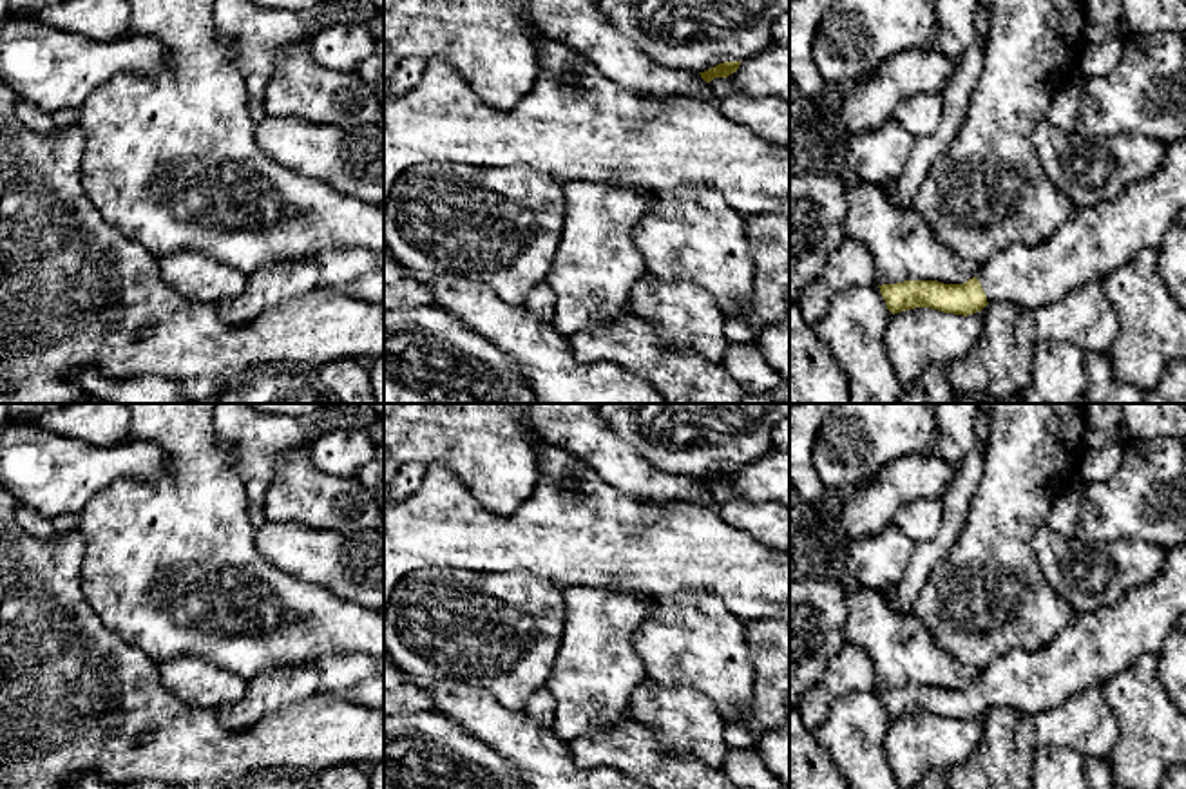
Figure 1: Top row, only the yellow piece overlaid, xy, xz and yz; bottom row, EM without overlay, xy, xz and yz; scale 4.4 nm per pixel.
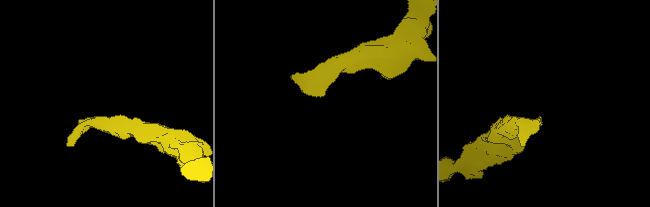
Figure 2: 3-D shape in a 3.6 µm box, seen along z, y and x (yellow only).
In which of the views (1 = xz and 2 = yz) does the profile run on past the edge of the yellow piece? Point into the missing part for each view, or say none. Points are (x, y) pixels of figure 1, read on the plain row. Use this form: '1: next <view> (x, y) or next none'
1: next none
2: next yz (1094, 646)

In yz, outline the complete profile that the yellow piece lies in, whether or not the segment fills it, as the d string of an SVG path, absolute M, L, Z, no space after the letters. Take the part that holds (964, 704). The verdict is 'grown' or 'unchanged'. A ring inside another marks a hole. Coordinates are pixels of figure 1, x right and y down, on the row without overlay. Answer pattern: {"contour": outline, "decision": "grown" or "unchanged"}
{"contour": "M1186 545L1166 550L1164 566L1150 583L1110 606L1076 613L1041 650L1005 653L963 689L904 686L878 693L893 720L931 713L967 722L1001 706L1032 715L1083 689L1103 688L1143 655L1159 655L1182 615Z", "decision": "grown"}

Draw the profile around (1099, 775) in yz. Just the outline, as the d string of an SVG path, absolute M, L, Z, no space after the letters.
M1086 758L1088 789L1128 789L1114 780L1108 758Z

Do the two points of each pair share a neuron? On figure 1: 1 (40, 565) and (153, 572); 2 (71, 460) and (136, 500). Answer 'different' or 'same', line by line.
1: different
2: different

